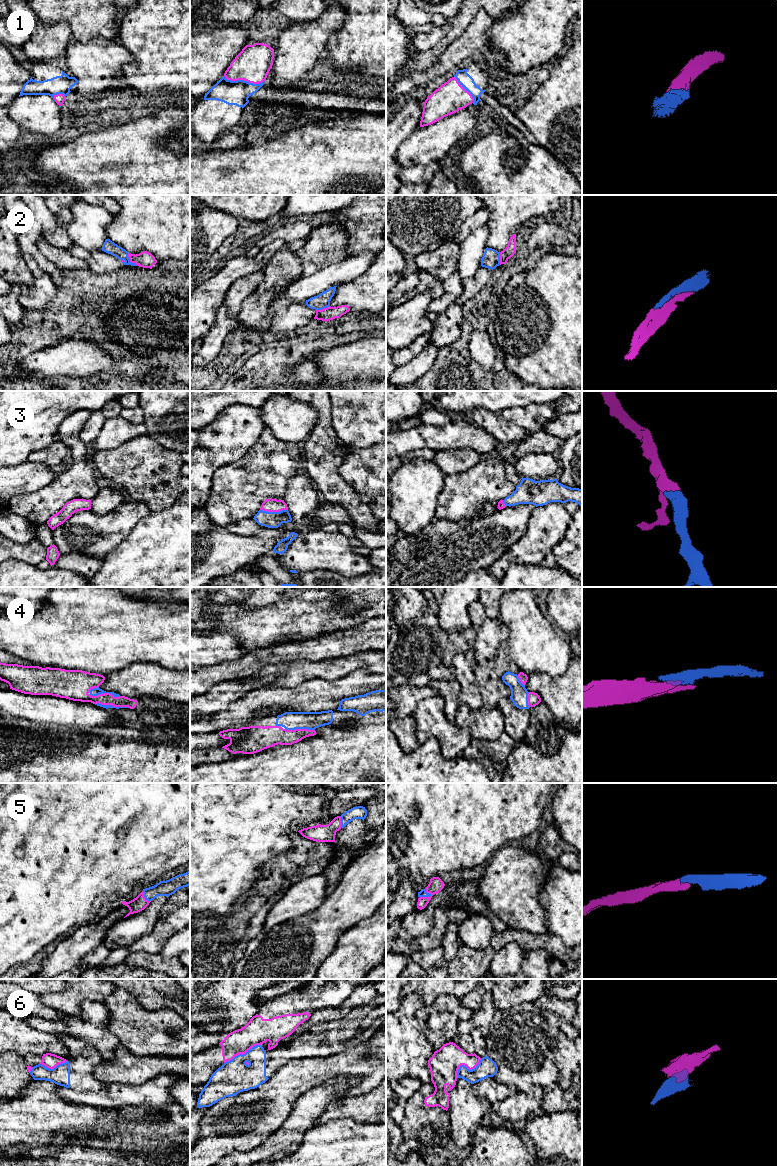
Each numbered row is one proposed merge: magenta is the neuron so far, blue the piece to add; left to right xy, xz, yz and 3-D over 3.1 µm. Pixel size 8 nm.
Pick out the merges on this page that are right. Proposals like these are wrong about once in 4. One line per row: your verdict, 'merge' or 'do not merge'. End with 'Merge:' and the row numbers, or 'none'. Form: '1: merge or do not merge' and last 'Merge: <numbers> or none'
1: merge
2: merge
3: merge
4: merge
5: merge
6: do not merge
Merge: 1, 2, 3, 4, 5

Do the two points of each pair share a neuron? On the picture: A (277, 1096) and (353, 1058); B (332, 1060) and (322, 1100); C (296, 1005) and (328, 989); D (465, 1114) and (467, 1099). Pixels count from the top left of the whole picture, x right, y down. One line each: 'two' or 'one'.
A: one
B: two
C: one
D: one

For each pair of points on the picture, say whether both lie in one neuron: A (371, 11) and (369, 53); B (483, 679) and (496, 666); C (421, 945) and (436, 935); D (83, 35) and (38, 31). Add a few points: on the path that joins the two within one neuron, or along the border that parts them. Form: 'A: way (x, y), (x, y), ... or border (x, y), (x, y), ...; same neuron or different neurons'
A: way (371, 21), (371, 43); same neuron
B: border (498, 678), (501, 679); different neurons
C: way (425, 943), (432, 939); same neuron
D: border (50, 23), (65, 21), (69, 25), (73, 39); different neurons

